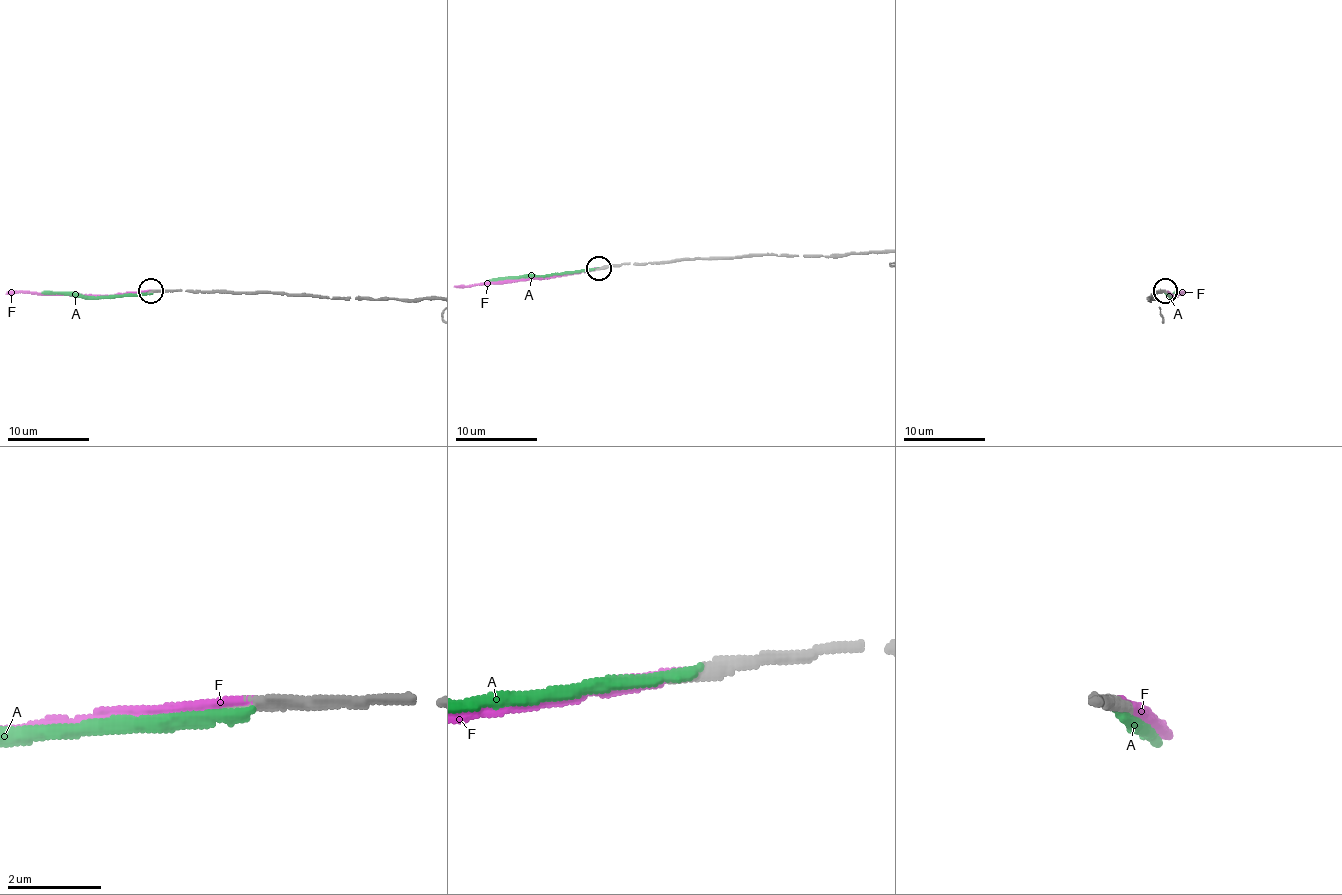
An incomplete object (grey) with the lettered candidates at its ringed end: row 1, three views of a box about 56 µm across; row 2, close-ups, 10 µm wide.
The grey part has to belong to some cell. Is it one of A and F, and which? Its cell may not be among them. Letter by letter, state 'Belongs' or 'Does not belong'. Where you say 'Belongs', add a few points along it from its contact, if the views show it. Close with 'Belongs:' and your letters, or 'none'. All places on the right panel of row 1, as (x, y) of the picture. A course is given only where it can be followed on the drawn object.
A: Does not belong
F: Belongs. Its course: (1165, 291), (1171, 295), (1183, 293)
Belongs: F

